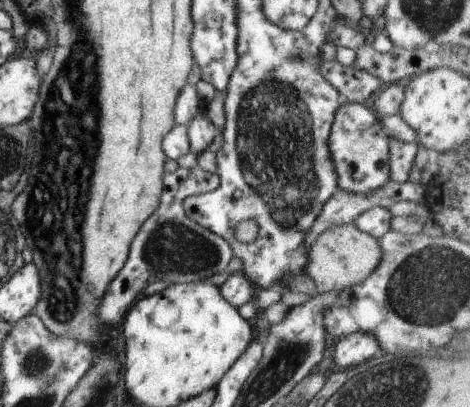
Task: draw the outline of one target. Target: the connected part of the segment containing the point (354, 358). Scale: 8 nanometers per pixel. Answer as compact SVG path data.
M357 332L344 336L340 342L334 346L334 362L336 369L357 366L364 360L370 360L378 351L379 344L376 337L371 334Z

